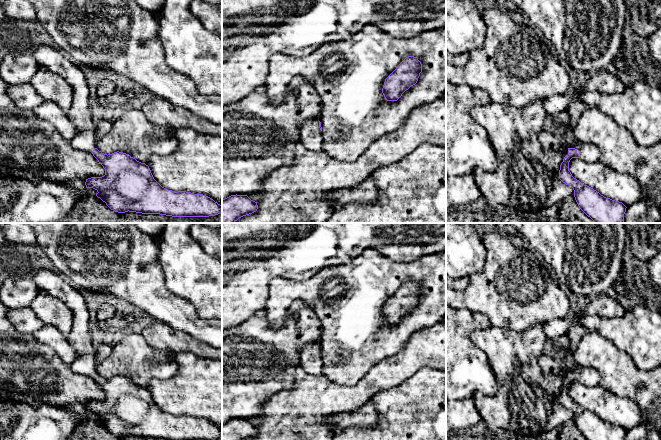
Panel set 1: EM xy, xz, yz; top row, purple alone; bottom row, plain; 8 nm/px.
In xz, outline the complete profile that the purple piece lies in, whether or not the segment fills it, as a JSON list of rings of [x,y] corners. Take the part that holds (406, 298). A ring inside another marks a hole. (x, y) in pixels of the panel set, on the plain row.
[[[406,281],[385,303],[382,317],[387,325],[397,325],[402,318],[418,305],[422,288],[417,281]]]

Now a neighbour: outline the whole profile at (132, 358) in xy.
[[[127,332],[127,336],[112,347],[111,354],[97,366],[97,373],[107,379],[117,375],[123,376],[141,387],[146,387],[152,380],[164,381],[175,375],[178,364],[171,360],[174,354],[170,350],[163,351],[150,347],[142,334]]]

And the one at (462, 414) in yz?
[[[474,398],[446,399],[446,433],[472,428],[481,421]]]

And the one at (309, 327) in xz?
[[[304,301],[292,302],[284,325],[280,329],[270,327],[267,315],[261,310],[241,324],[222,329],[222,423],[231,419],[258,417],[263,404],[274,394],[292,389],[295,368],[300,363],[300,348],[305,343],[318,343],[321,323],[314,310]]]

